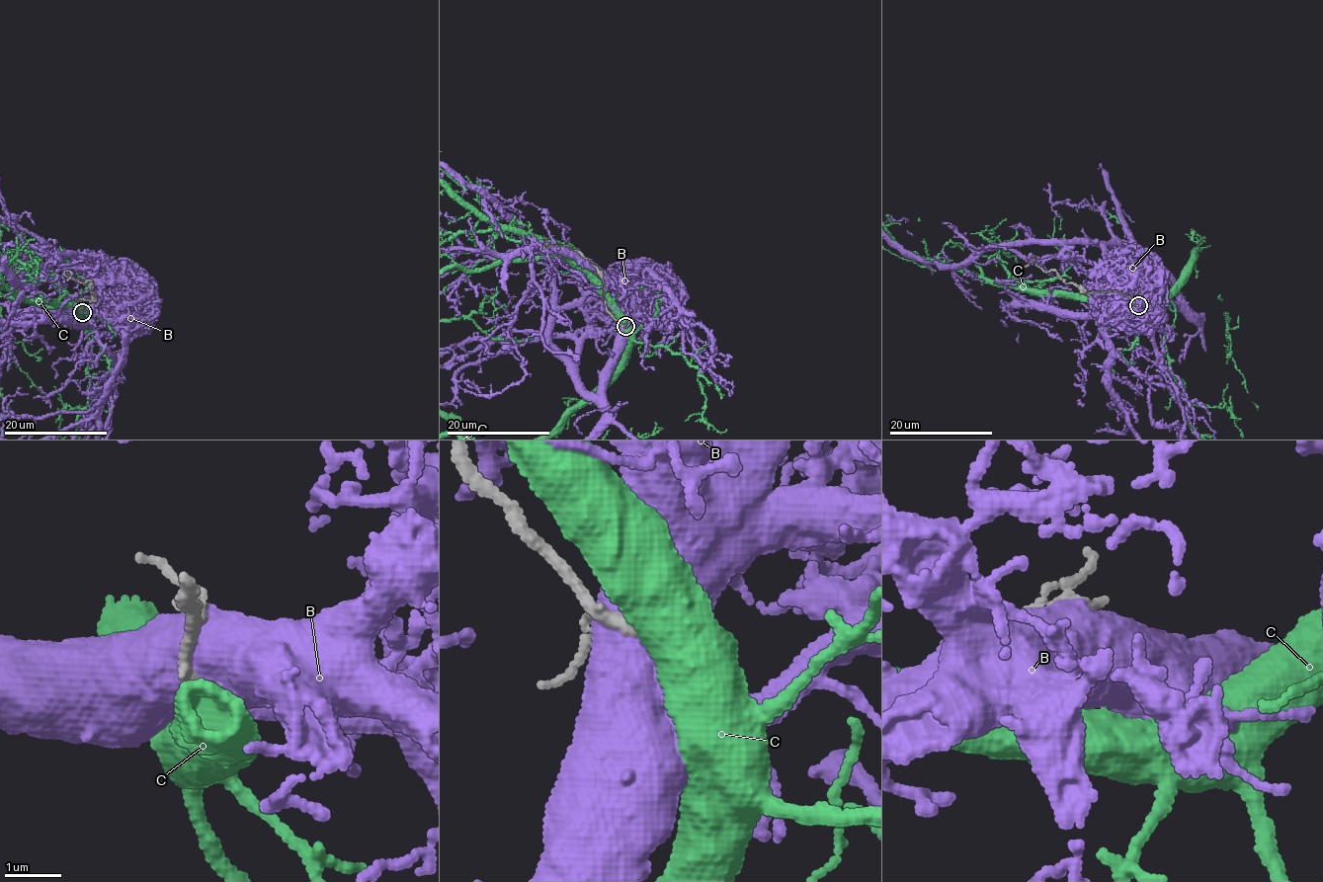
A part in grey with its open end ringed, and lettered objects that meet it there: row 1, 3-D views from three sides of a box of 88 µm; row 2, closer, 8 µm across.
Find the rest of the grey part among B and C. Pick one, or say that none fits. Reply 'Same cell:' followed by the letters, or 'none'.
Same cell: none

